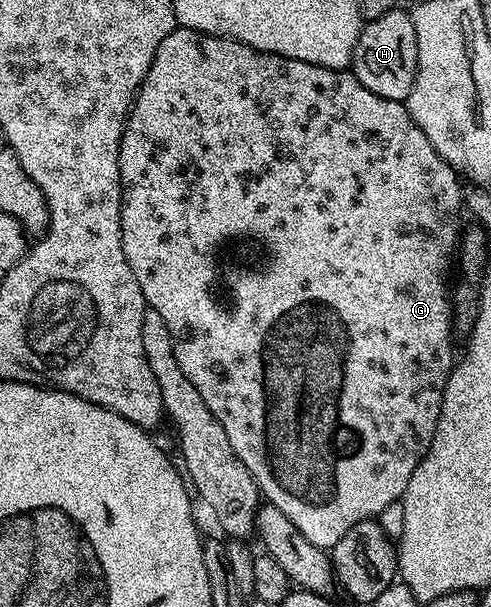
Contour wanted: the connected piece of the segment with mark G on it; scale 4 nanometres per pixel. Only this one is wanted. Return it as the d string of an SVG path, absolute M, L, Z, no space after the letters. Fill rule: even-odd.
M178 27L164 41L160 41L160 49L156 49L156 57L152 57L152 65L144 77L138 90L138 96L130 105L130 116L126 118L126 128L120 141L120 181L122 182L122 244L124 257L128 257L128 265L132 265L132 273L136 273L136 281L140 281L140 289L146 298L147 307L156 309L160 317L168 325L168 333L172 333L172 345L176 353L176 361L180 361L180 369L192 385L196 385L196 393L204 397L204 405L224 425L224 433L228 433L228 441L240 457L240 461L252 473L261 498L265 502L276 505L300 533L312 545L323 549L332 549L352 525L365 519L378 516L387 505L399 502L402 494L408 489L408 481L412 481L412 473L416 465L428 453L432 445L432 437L436 433L436 425L440 421L440 405L444 397L444 385L454 369L454 308L452 306L452 286L450 287L450 266L455 266L456 256L460 251L460 240L464 234L462 215L464 216L464 187L461 187L460 176L436 149L432 149L432 141L424 137L424 129L412 121L405 102L388 97L376 97L372 89L364 89L364 85L349 70L337 71L320 65L312 65L308 61L296 61L288 57L273 55L267 51L257 51L235 39L225 39L219 35L205 35L202 31L193 31L187 27Z

